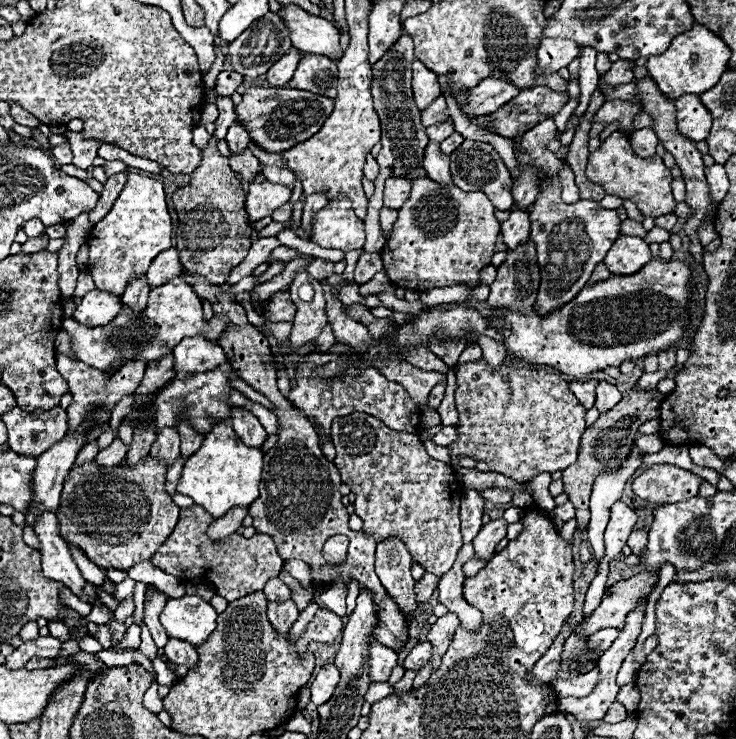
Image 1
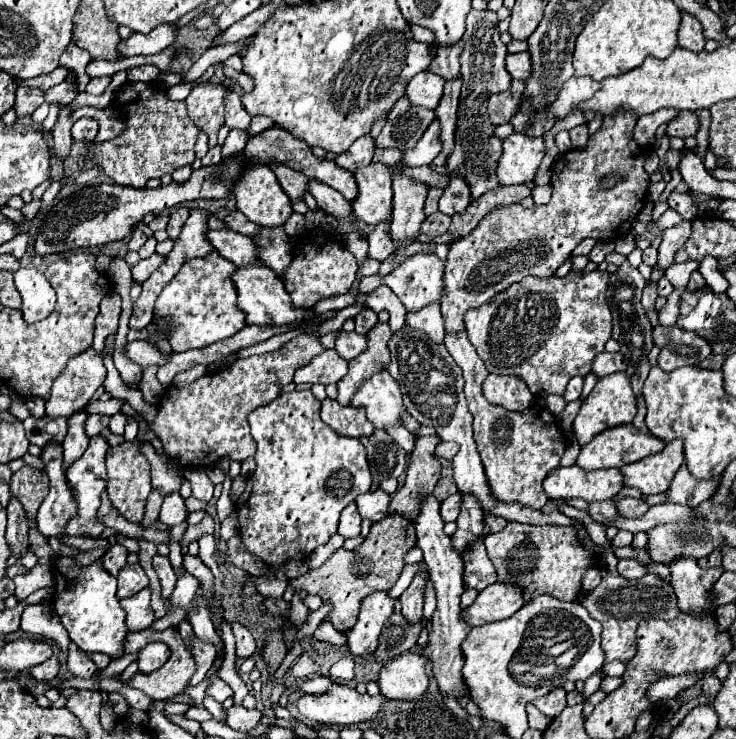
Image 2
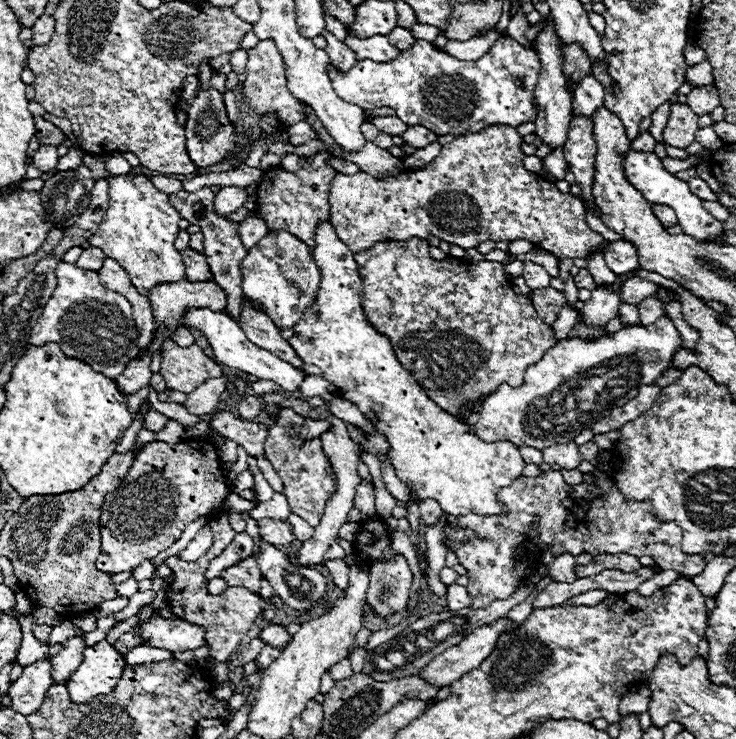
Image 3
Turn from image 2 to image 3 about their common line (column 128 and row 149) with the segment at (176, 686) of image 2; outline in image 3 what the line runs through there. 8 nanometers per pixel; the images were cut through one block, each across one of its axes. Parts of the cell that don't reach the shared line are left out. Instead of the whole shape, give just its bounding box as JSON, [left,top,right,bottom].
[664,104,698,150]

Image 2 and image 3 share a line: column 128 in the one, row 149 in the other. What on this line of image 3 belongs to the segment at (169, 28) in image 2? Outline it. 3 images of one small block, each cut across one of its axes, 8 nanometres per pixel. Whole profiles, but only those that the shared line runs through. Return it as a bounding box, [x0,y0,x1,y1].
[32,146,58,172]

